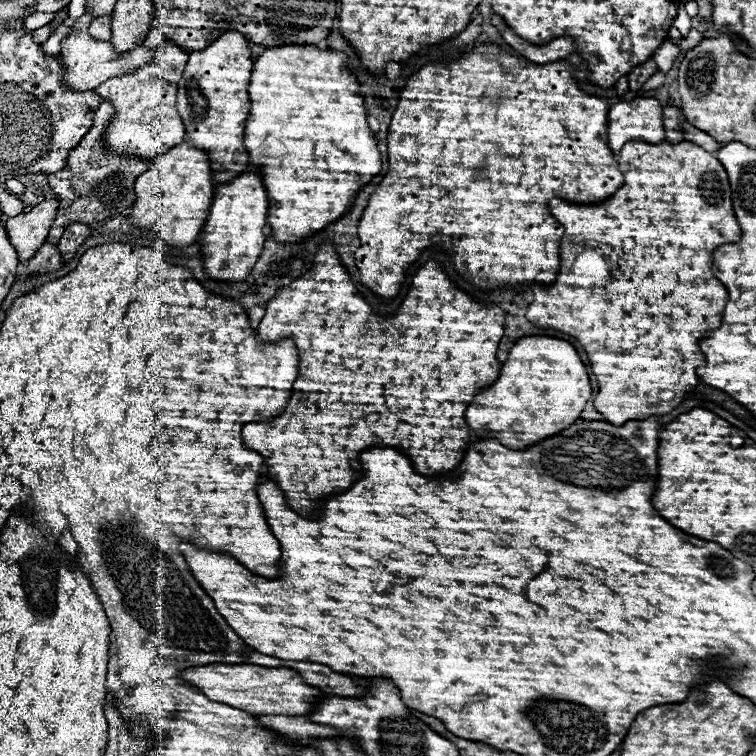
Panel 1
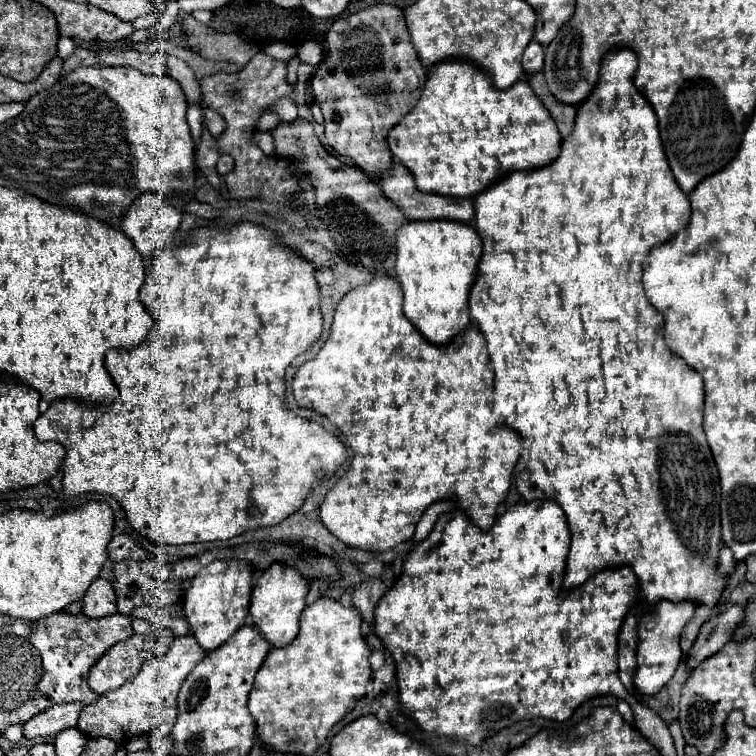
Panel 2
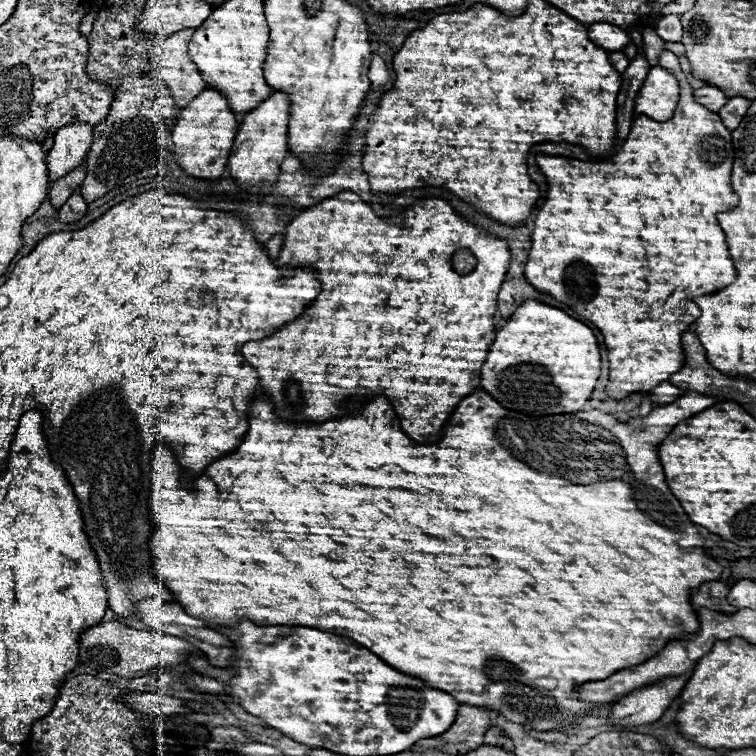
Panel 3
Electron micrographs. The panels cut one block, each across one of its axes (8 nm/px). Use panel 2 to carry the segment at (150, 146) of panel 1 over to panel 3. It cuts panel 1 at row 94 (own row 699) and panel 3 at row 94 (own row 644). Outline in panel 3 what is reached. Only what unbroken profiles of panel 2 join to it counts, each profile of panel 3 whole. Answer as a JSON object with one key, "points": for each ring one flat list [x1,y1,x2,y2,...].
{"points":[[192,28,180,30,160,44,162,56,158,74,170,88,178,108,186,108,206,88,206,82,188,56,188,40,192,38,192,32]]}

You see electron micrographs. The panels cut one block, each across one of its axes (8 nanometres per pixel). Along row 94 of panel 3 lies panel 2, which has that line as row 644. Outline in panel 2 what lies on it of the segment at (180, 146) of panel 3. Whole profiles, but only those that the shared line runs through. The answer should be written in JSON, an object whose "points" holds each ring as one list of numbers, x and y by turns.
{"points":[[215,560,204,567,192,580,192,586,184,596,184,616,190,624,192,636,204,652,216,650,222,646,238,628,246,624,248,602,252,594,252,570,235,567,236,560]]}

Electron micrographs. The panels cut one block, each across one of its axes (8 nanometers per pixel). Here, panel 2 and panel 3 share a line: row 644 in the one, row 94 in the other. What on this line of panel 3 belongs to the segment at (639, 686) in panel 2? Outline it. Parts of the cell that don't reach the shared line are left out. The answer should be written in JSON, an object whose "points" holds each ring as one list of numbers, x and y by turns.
{"points":[[654,66,636,96,634,116,646,114,652,120,670,120,678,106,678,80,660,66]]}

